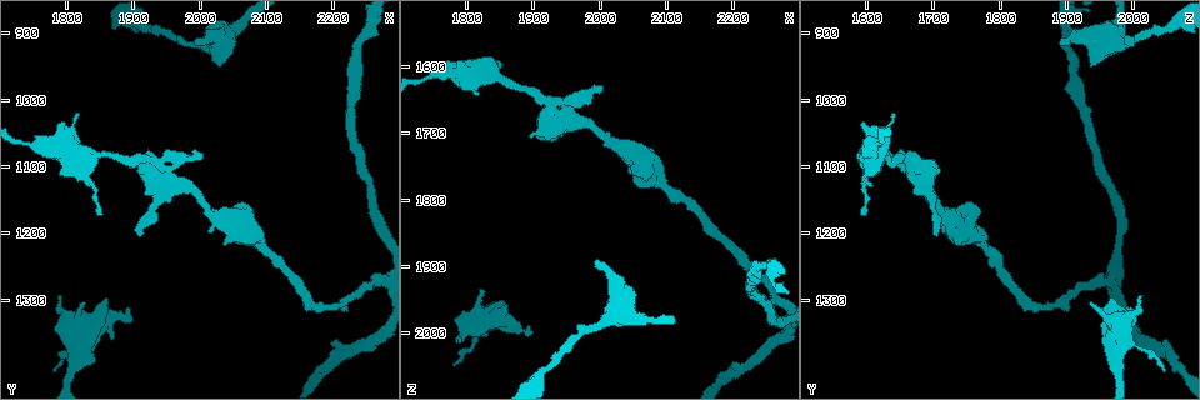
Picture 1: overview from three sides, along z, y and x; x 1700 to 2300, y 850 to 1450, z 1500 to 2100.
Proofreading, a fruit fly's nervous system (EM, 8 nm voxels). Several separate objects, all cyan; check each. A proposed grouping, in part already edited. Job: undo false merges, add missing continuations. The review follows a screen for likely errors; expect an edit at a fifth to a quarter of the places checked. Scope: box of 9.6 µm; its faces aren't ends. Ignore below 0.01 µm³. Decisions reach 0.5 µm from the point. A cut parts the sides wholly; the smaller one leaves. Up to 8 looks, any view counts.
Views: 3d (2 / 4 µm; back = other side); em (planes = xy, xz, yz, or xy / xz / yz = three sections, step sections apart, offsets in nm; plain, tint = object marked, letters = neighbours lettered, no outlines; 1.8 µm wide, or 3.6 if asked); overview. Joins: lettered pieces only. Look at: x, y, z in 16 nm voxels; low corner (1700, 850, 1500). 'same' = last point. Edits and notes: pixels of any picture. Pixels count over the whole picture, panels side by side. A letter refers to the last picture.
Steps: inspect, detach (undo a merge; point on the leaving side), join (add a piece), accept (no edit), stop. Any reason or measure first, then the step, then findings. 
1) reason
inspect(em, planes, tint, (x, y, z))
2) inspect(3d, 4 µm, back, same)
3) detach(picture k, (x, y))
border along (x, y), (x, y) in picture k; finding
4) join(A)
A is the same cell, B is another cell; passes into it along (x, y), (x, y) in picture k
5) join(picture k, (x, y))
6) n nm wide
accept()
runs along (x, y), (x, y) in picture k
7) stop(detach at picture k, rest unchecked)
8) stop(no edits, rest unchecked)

thick turns thin
inspect(em, xz, step 8, tint, (1935, 1105, 1675))

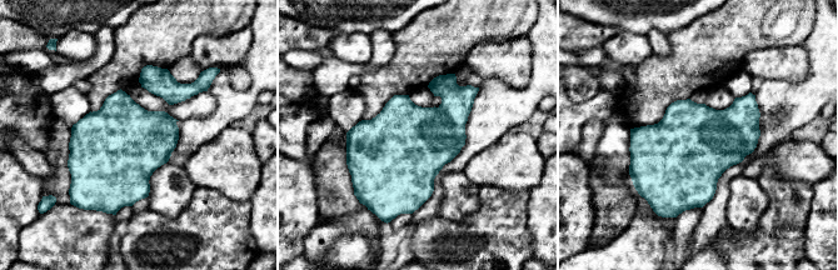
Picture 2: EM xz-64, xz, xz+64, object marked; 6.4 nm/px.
inspect(em, planes, letters, same)

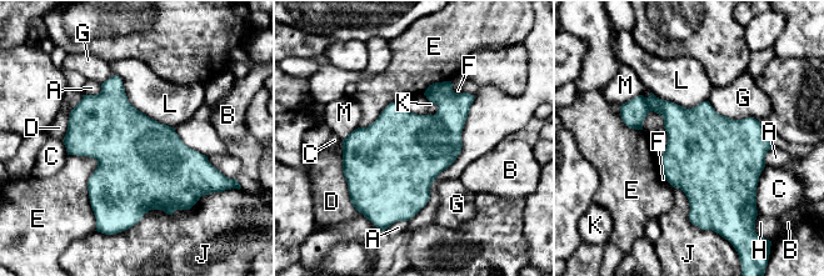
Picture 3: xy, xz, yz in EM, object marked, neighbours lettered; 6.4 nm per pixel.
accept()
A, B, C, D, E, F, G, H, J, K, L and M are other cells; border along (115, 74), (136, 109), (174, 129) in picture 3; continuous, no second neuron

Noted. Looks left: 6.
branch stops here
inspect(em, 3.6 µm, xz, step 4, tint, (1990, 915, 1890))

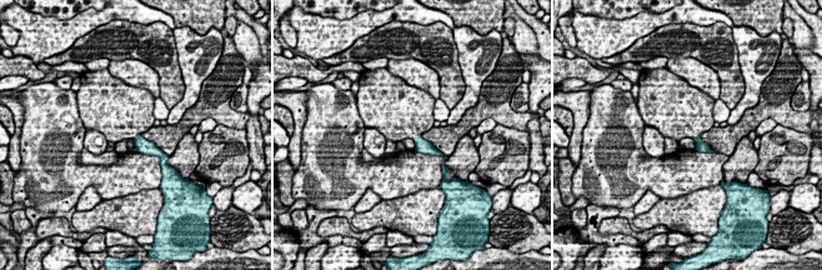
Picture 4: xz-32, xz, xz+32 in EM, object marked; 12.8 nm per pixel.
cut it another way
inspect(em, 3.6 µm, planes, letters, same)

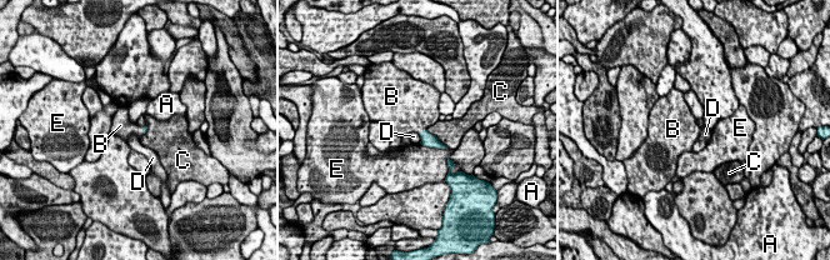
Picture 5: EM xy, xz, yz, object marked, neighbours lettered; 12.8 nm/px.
join(B)
B is the same cell, A, C, D and E are other cells; passes into it along (429, 140), (423, 130), (418, 111) in picture 5; it goes on there

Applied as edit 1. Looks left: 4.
inspect(overview)

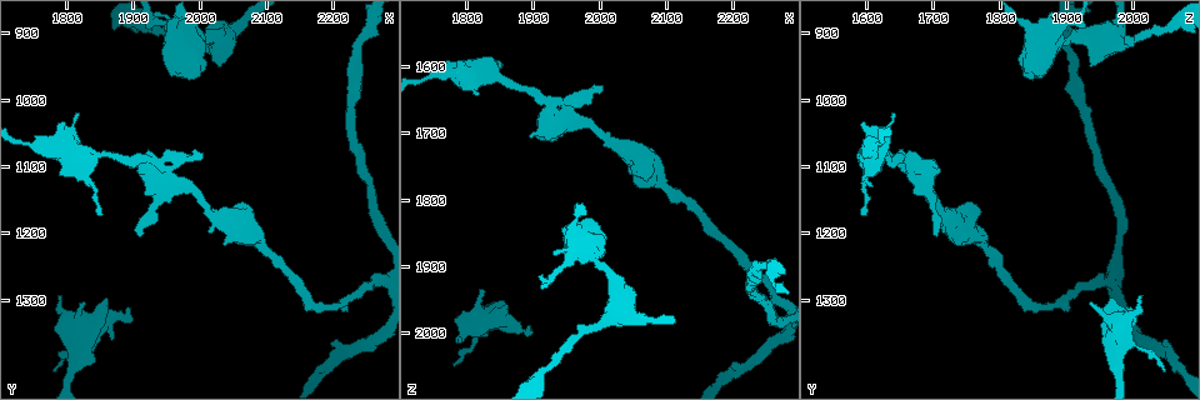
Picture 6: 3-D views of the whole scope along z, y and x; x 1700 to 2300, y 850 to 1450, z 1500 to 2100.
inspect(em, xy, step 8, tint, (1795, 1295, 2010))

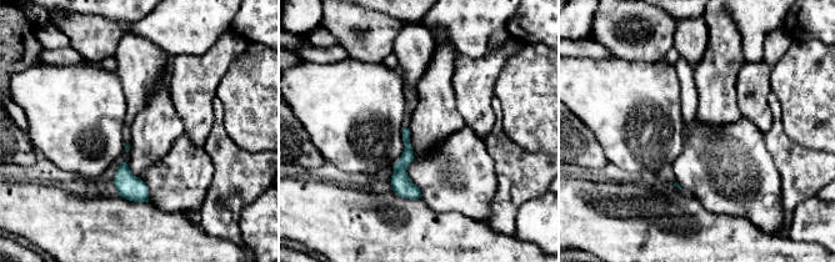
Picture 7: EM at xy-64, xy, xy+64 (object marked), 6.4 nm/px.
cut it another way
inspect(em, planes, letters, same)

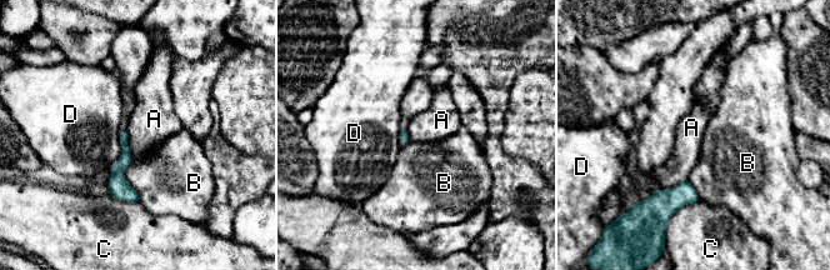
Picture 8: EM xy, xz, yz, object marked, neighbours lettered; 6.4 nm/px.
B touches over 260 nm
accept()
A, B, C and D are other cells; runs along (123, 134), (119, 185), (131, 199) in picture 8; no lettered piece goes on from it

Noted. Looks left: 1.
stop(join at picture 5, rest unchecked)

